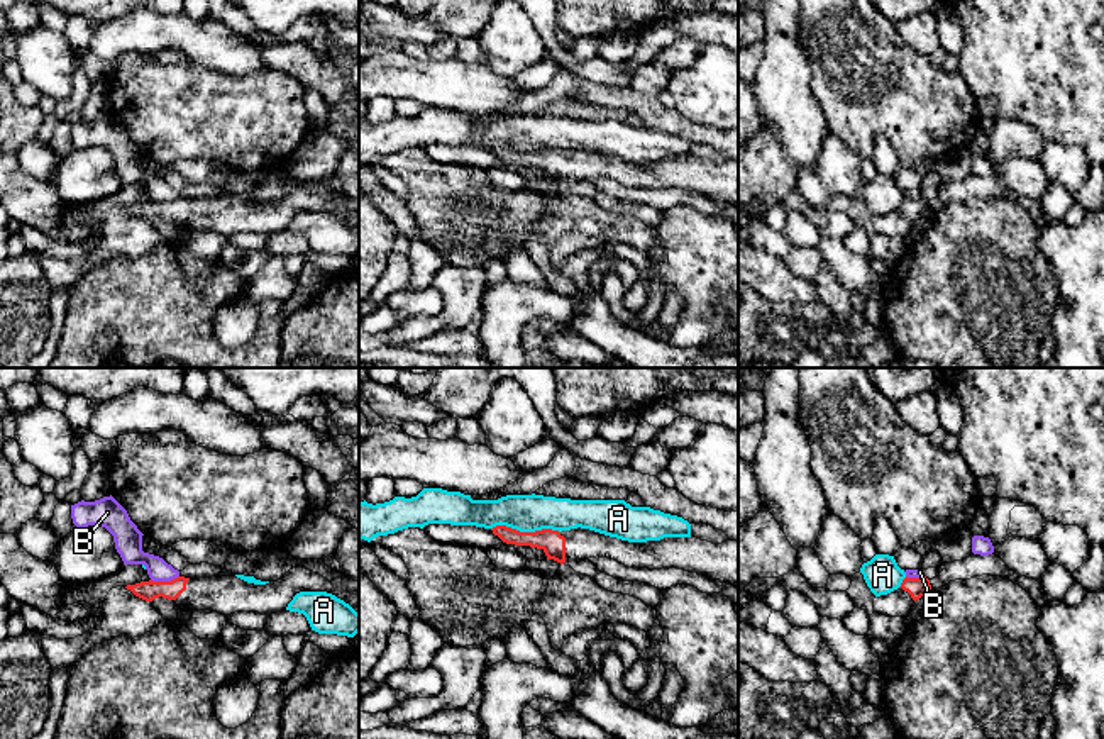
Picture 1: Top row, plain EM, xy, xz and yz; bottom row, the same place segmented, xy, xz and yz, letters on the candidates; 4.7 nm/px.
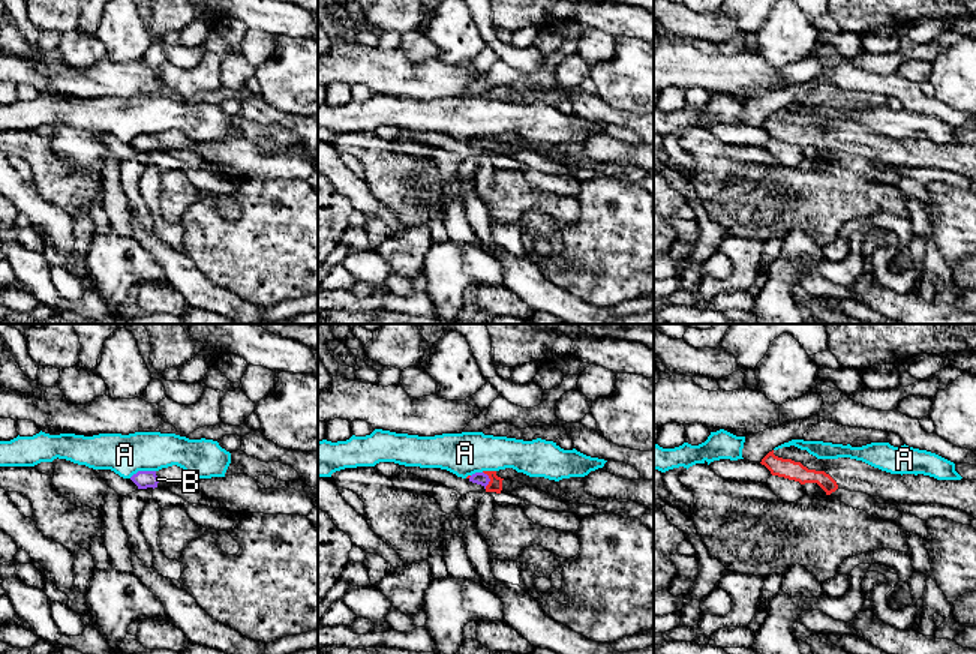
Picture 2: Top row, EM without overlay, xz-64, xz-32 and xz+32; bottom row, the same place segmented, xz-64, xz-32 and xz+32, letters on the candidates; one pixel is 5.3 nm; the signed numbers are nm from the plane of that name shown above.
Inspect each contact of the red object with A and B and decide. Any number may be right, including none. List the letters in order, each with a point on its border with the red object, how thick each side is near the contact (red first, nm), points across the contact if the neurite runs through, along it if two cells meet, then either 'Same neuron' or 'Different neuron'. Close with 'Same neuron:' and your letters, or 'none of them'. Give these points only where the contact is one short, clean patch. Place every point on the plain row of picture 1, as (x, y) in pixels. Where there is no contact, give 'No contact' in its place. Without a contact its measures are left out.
A: Touches red at xz (525, 153). Thickness 110 nm (red) against 180 nm. Different neuron
B: Touches red at xy (165, 202). Thickness 100 nm (red) against 130 nm. Boundary: xy (178, 195), (170, 200), (151, 200). Different neuron
Same neuron: none of them

